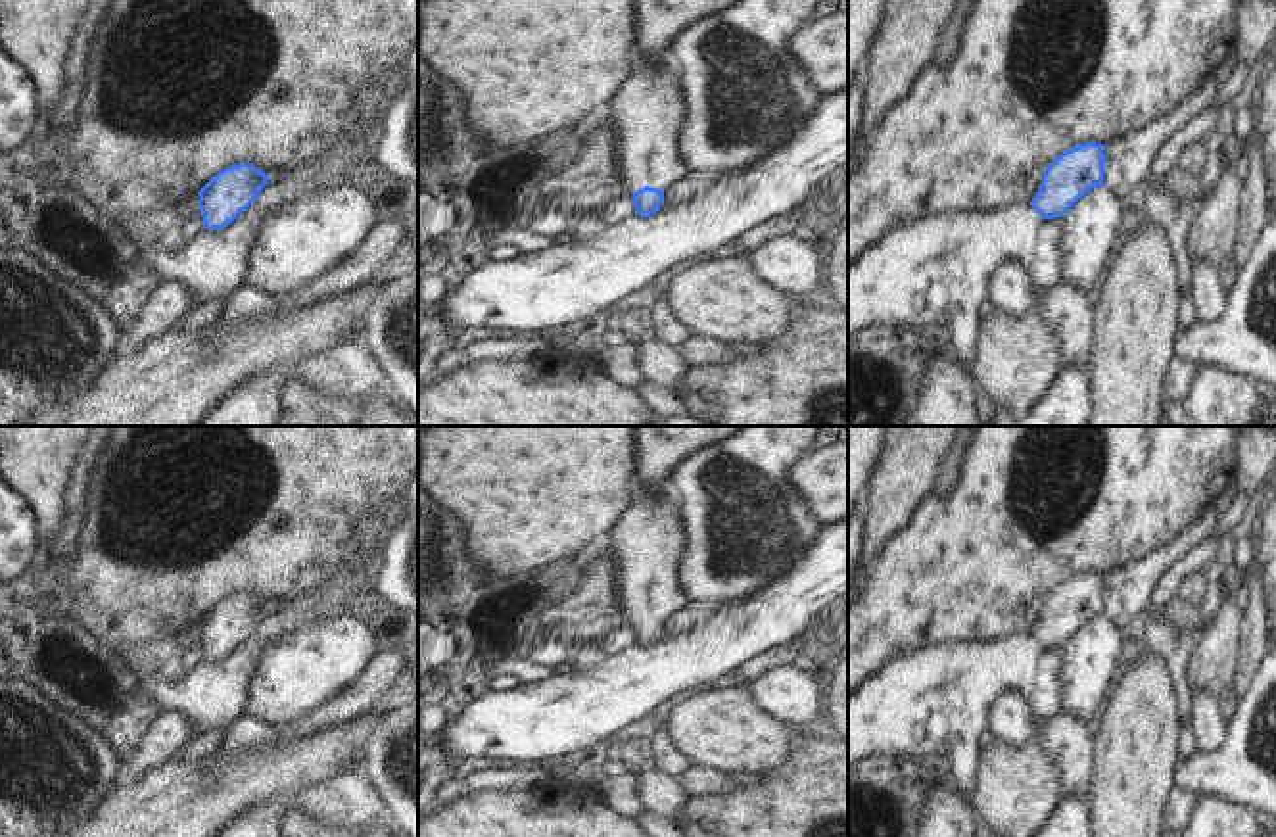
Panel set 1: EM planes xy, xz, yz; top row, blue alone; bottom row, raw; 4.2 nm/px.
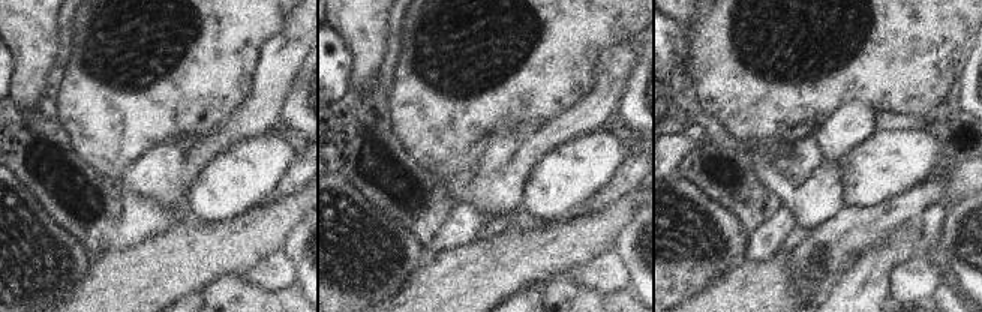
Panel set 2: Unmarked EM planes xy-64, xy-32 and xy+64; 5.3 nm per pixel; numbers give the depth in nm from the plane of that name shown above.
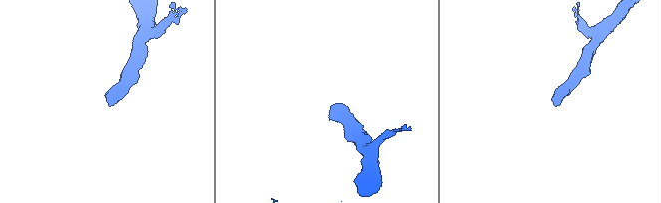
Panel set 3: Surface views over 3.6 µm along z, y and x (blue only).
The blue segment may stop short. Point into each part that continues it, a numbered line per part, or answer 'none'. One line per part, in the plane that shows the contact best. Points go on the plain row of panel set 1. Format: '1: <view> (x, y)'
1: xz (647, 540)

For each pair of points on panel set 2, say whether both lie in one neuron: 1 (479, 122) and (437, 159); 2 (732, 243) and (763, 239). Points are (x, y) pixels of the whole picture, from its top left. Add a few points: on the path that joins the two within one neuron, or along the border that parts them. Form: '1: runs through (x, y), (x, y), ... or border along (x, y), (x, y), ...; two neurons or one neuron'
1: runs through (468, 128), (447, 149); one neuron
2: border along (747, 233), (747, 248), (742, 260); two neurons

